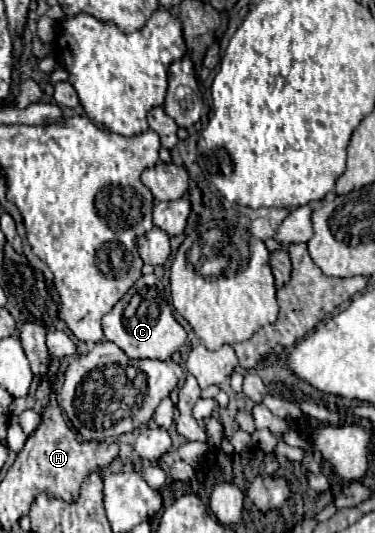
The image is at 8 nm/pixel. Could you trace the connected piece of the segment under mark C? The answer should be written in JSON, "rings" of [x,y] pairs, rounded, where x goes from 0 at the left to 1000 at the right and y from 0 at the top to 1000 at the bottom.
{"rings":[[[379,516],[341,550],[272,595],[272,621],[288,640],[309,644],[341,670],[443,677],[496,640],[491,614],[464,598],[459,576],[443,565],[437,535],[416,516]]]}

